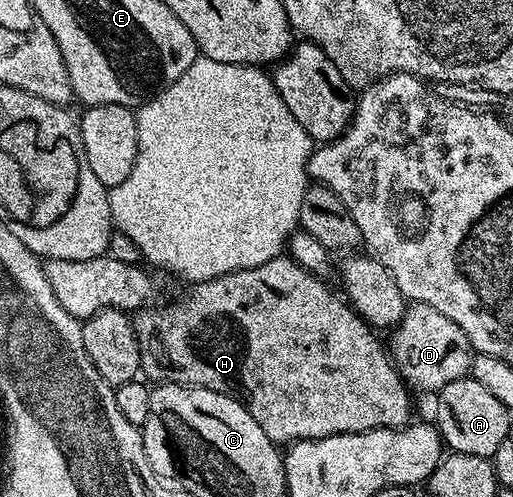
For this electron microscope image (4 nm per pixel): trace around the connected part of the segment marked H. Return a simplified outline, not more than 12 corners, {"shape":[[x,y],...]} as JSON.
{"shape":[[291,257],[134,315],[142,373],[277,444],[398,430],[378,333]]}

